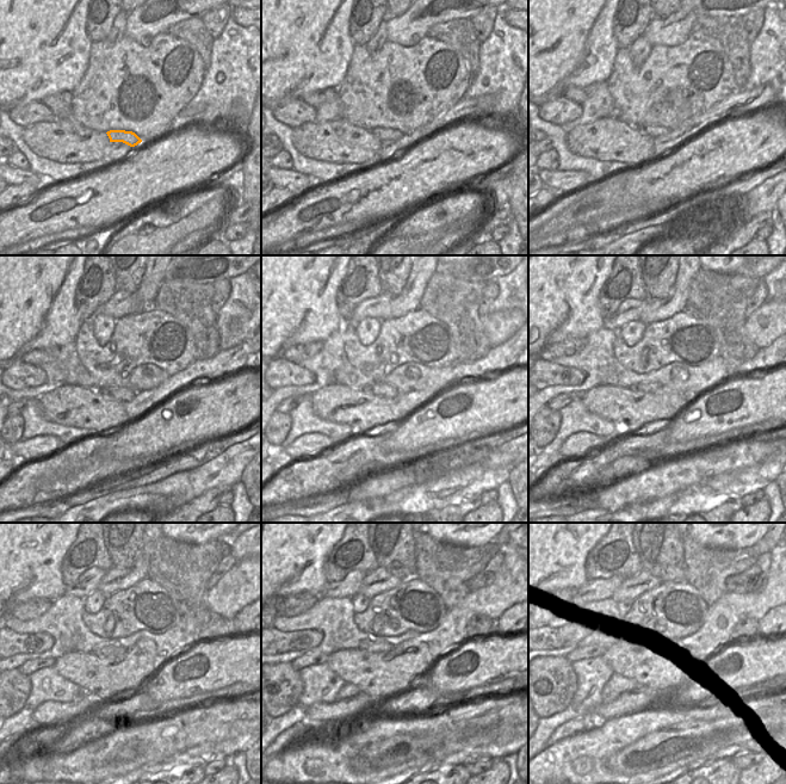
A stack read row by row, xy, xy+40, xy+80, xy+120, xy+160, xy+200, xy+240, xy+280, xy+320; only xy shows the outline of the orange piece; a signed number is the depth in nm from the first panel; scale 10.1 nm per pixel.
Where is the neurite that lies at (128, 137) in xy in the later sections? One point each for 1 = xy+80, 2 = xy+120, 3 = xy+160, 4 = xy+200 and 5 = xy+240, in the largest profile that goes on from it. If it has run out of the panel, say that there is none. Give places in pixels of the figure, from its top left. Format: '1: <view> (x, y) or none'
1: xy+80 (654, 131)
2: xy+120 (124, 395)
3: xy+160 (385, 390)
4: xy+200 (650, 388)
5: xy+240 (106, 652)

